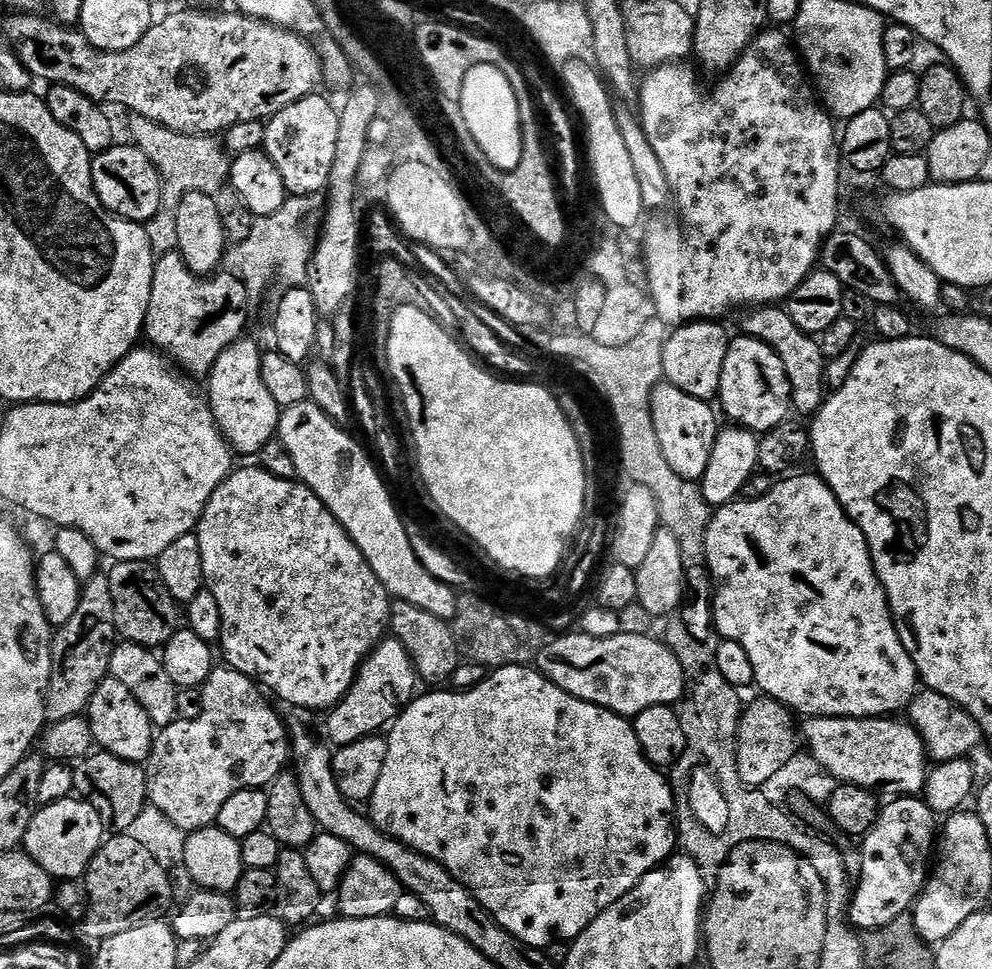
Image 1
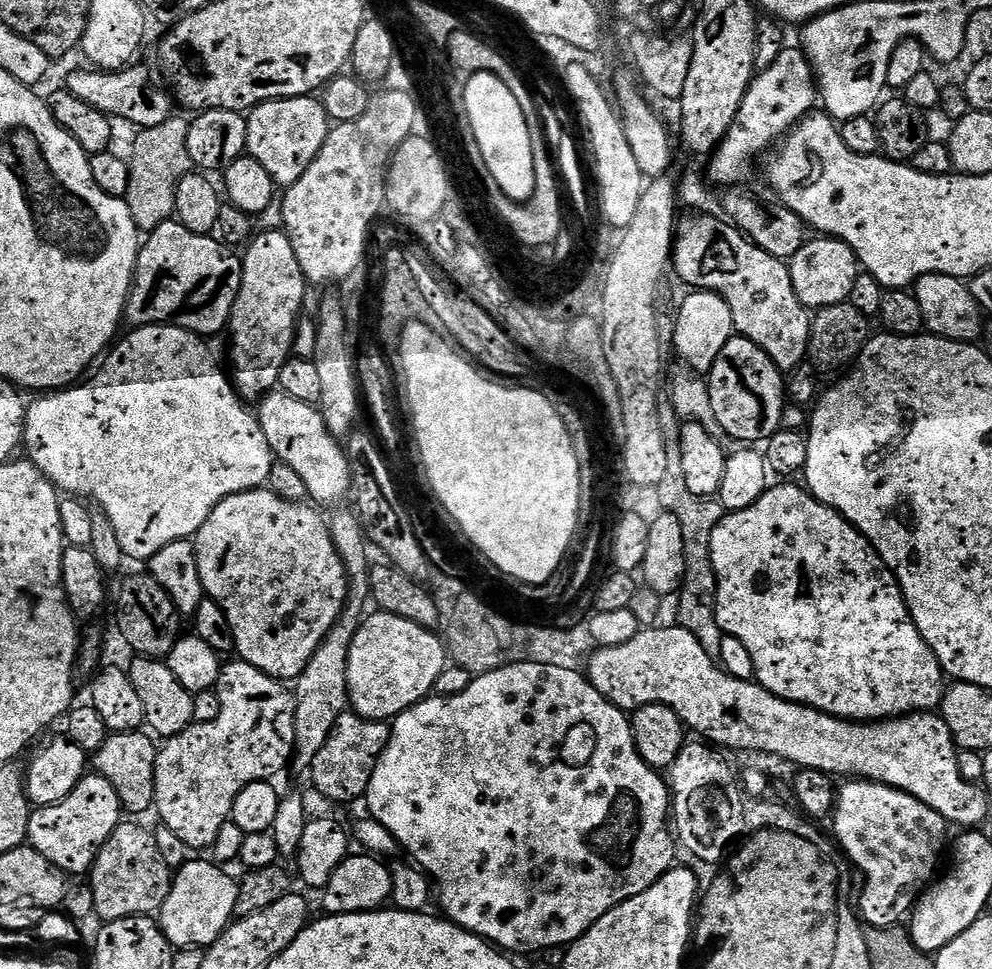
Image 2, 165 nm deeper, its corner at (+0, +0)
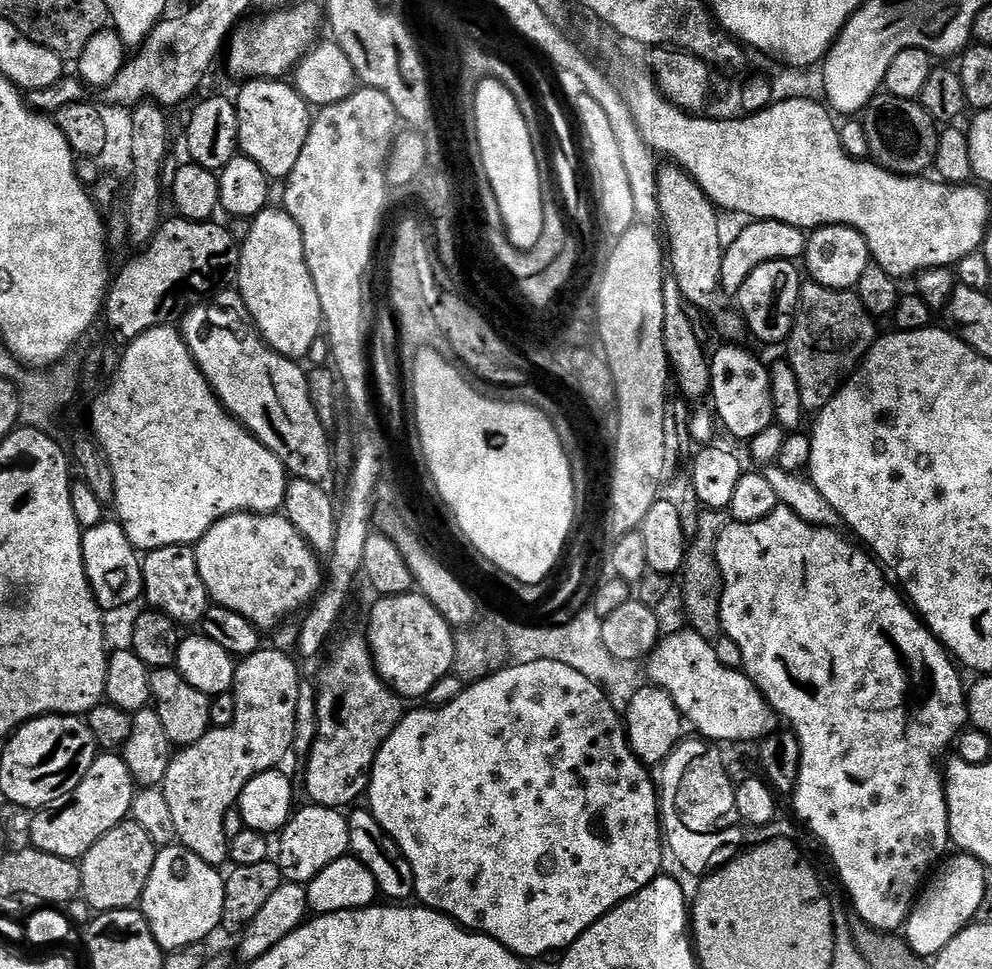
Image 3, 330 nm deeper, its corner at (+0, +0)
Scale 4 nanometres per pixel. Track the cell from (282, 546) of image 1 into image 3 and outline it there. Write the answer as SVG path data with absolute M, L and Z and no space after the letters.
M235 512L232 516L222 518L218 522L214 522L214 526L210 526L210 530L203 536L202 539L196 541L194 545L196 549L196 557L198 558L198 574L202 574L202 582L206 586L209 597L219 607L229 608L238 614L242 614L251 624L255 624L261 630L272 630L285 622L286 618L295 617L295 612L307 609L319 597L325 583L326 572L320 568L321 557L313 552L312 548L302 538L302 534L298 534L298 530L291 524L288 517L283 514L261 514L258 512Z

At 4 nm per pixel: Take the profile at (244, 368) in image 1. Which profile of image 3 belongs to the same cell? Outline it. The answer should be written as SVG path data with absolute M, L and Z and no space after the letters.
M267 207L263 212L251 217L252 225L250 226L250 234L240 244L240 267L234 273L235 287L238 289L244 309L248 312L248 317L252 319L253 324L260 332L270 348L273 348L278 354L282 354L286 358L297 362L303 361L310 354L310 346L314 340L322 336L324 326L324 315L322 314L322 302L318 302L318 290L314 290L314 278L310 278L310 270L306 266L306 254L304 253L304 243L302 242L302 230L298 230L298 222L294 222L294 218L290 218L290 214L281 208Z

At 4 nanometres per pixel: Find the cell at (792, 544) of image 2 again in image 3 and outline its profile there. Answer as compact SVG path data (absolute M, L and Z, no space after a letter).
M783 506L776 507L769 516L758 522L729 523L718 538L718 566L724 579L720 626L723 635L738 642L738 650L742 650L744 659L743 671L764 695L769 708L777 717L785 716L792 723L789 724L791 731L796 733L796 740L800 744L800 769L796 775L795 789L790 796L796 807L797 818L824 843L825 850L832 855L836 872L848 891L847 899L855 915L863 918L871 928L892 932L903 929L904 921L922 891L922 885L929 879L933 869L945 859L949 851L947 848L950 848L942 761L949 755L947 752L960 739L961 732L965 731L968 724L966 684L960 681L961 669L954 663L944 645L924 625L923 620L910 607L909 601L895 587L892 589L888 585L888 580L884 577L885 569L863 547L857 546L851 539L848 541L846 537L839 536L840 534L830 528L819 528L810 522L802 522L798 514Z

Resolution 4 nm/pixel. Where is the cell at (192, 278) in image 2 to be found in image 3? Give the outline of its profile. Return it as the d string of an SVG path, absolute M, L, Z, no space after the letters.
M165 219L156 231L156 237L143 249L141 256L136 256L120 272L120 277L111 281L106 297L106 320L108 328L116 336L121 336L124 342L131 342L139 338L150 328L171 325L181 319L185 311L184 295L187 292L197 292L207 297L221 287L224 276L231 277L240 267L240 244L227 230L219 228L216 222L201 222L198 220Z

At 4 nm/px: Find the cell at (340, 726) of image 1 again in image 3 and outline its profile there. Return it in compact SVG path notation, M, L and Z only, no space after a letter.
M413 590L402 594L401 596L382 596L375 601L372 613L368 616L368 632L366 639L368 647L372 649L372 660L376 664L376 673L384 679L384 683L396 693L397 696L405 701L411 702L419 698L427 697L430 686L438 682L438 678L449 675L453 671L452 663L454 662L454 646L456 638L454 630L430 606L430 602L421 596L419 592Z

